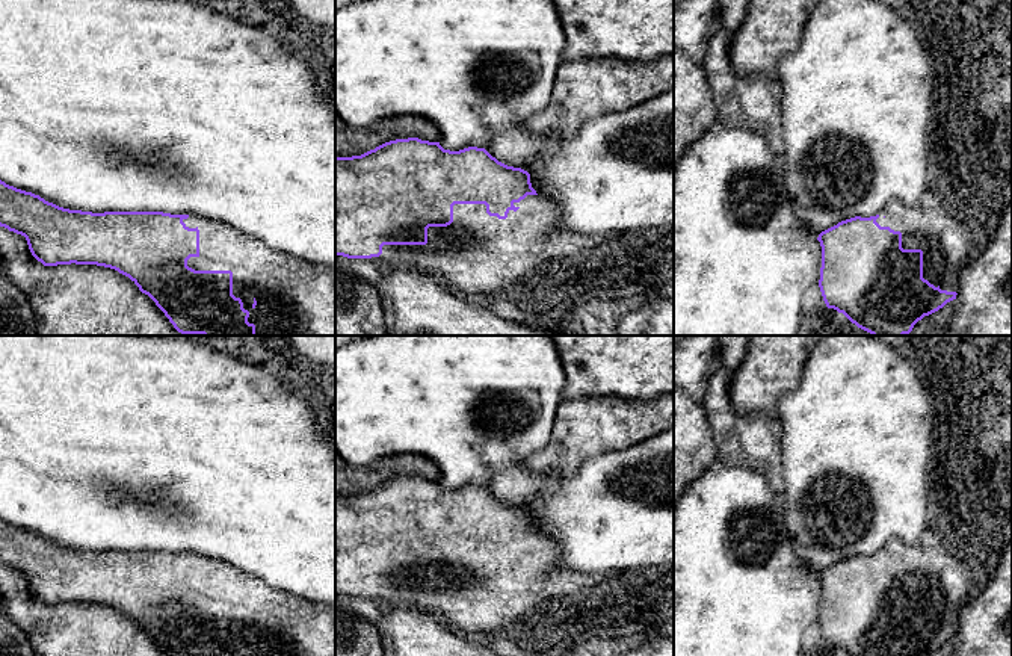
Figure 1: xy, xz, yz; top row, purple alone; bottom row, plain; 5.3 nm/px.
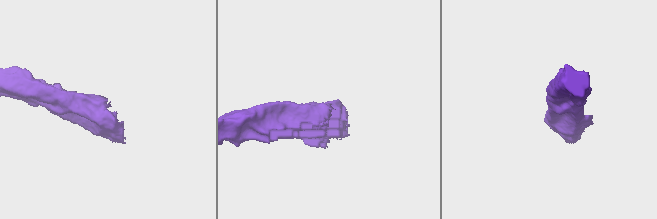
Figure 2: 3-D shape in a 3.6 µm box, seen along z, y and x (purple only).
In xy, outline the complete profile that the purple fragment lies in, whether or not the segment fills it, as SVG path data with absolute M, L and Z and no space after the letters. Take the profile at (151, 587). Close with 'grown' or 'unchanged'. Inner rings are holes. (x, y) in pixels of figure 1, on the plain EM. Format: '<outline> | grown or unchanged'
M0 518L0 565L26 576L32 594L44 605L57 603L97 603L118 609L128 615L142 632L148 633L166 656L335 656L335 606L317 603L296 597L285 591L278 591L260 577L245 573L230 564L222 568L210 559L195 553L171 553L163 550L104 550L92 552L69 549L45 540L39 534L17 528Z | grown

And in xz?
M408 476L408 478L396 478L396 479L385 481L376 485L375 488L370 488L361 494L335 496L335 594L343 594L347 597L369 597L385 608L402 606L405 609L414 609L415 612L427 614L427 615L443 620L446 624L449 624L450 627L456 629L461 633L500 630L503 627L514 624L517 620L527 617L530 612L536 611L544 602L563 597L563 596L577 594L589 588L591 585L601 582L604 577L615 576L615 574L616 573L609 573L606 576L604 574L586 574L586 573L579 573L579 571L571 571L568 568L563 568L559 564L559 547L551 540L536 532L536 529L532 526L532 521L530 521L530 512L521 506L508 505L498 500L485 487L468 485L459 490L450 490L450 488L444 488L440 484L440 481L429 481L429 479L421 479L418 476Z | grown

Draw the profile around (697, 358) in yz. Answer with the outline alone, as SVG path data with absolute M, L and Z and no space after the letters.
M687 336L674 345L674 508L686 487L716 460L717 447L707 413L707 390L720 367L720 349L714 336Z

